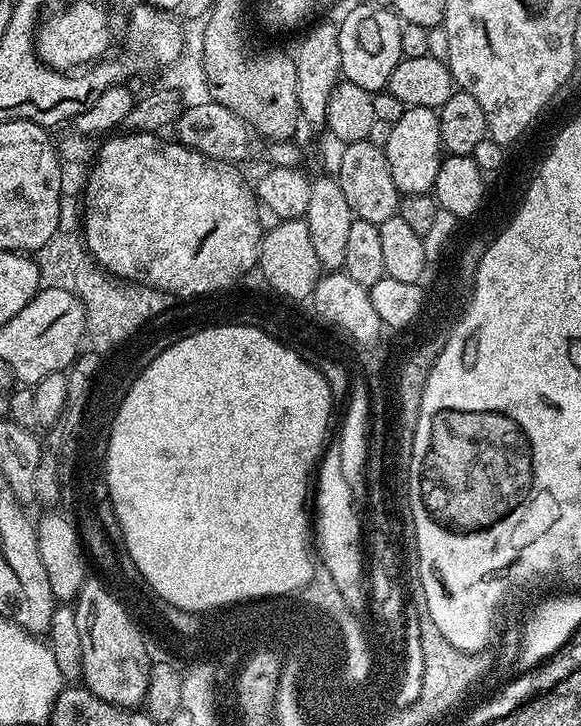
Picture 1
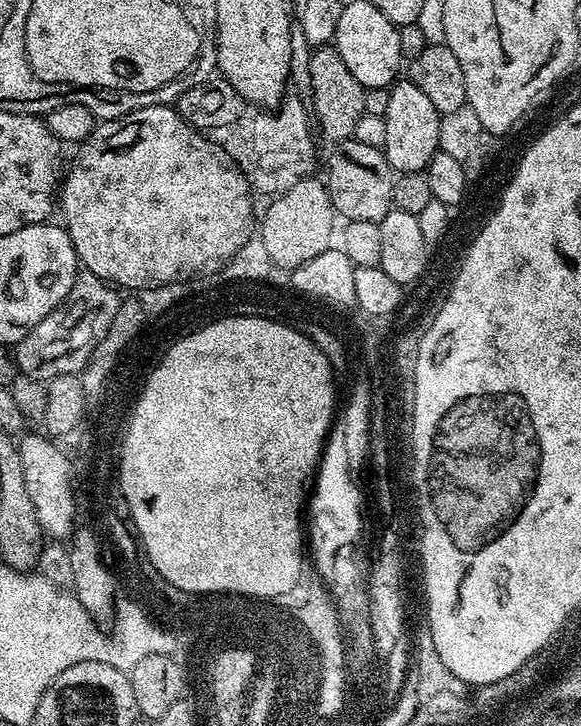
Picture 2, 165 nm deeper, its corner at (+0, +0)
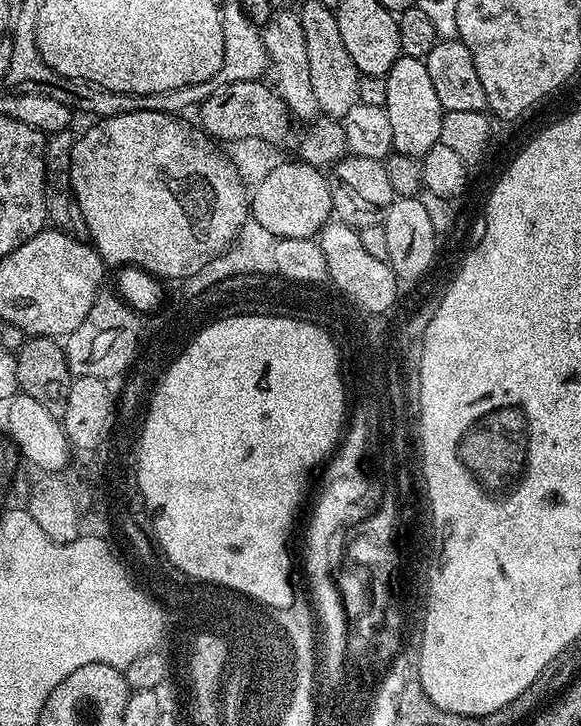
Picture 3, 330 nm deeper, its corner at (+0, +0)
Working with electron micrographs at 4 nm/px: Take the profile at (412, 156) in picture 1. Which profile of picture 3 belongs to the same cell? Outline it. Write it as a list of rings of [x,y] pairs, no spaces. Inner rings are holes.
[[[401,54],[388,71],[384,109],[390,114],[394,133],[394,149],[407,156],[423,158],[435,144],[440,143],[444,107],[438,102],[438,93],[430,82],[430,73],[423,60]]]

